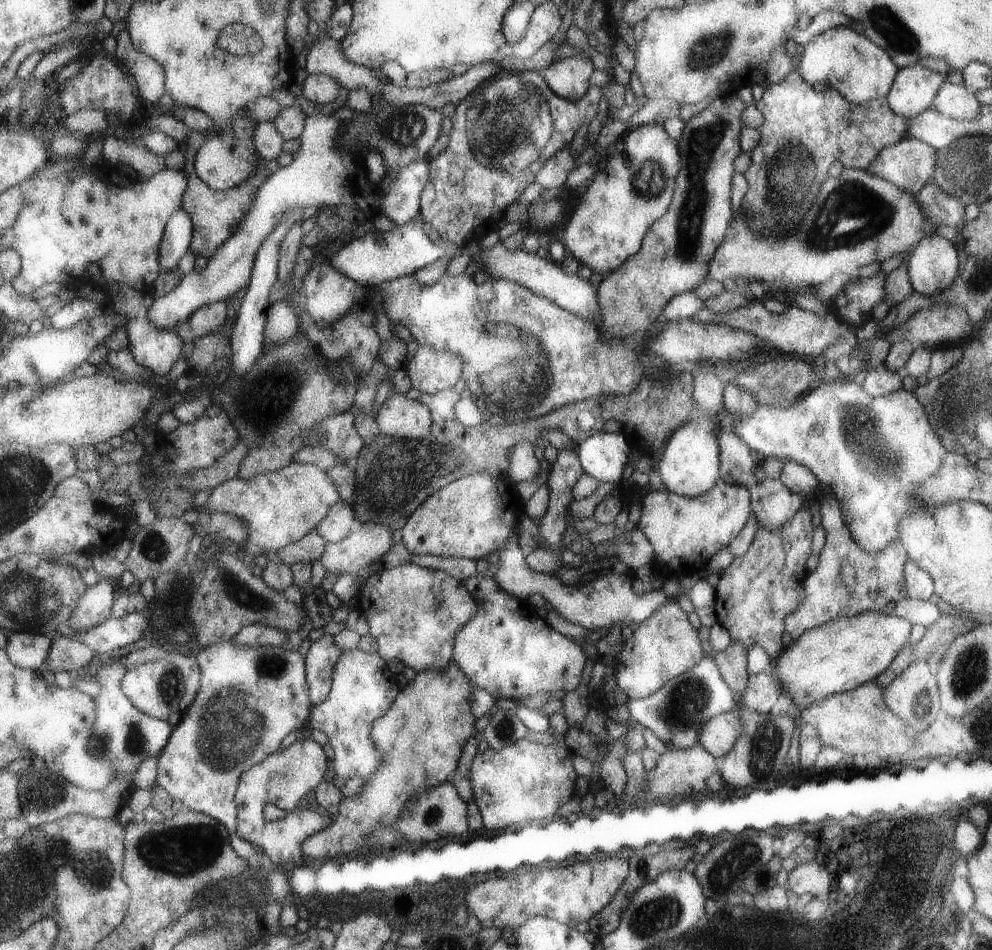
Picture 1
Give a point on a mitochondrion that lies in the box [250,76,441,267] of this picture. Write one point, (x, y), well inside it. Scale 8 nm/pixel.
(402, 128)

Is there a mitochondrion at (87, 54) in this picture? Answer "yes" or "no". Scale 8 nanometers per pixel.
no

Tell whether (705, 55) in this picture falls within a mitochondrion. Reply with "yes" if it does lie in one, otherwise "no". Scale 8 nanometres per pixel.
yes

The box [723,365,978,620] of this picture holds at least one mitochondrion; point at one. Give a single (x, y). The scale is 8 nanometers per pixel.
(857, 422)

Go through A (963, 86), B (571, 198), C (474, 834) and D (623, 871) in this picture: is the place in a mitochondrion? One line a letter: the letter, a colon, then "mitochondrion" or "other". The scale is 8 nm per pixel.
A: other
B: other
C: other
D: other

